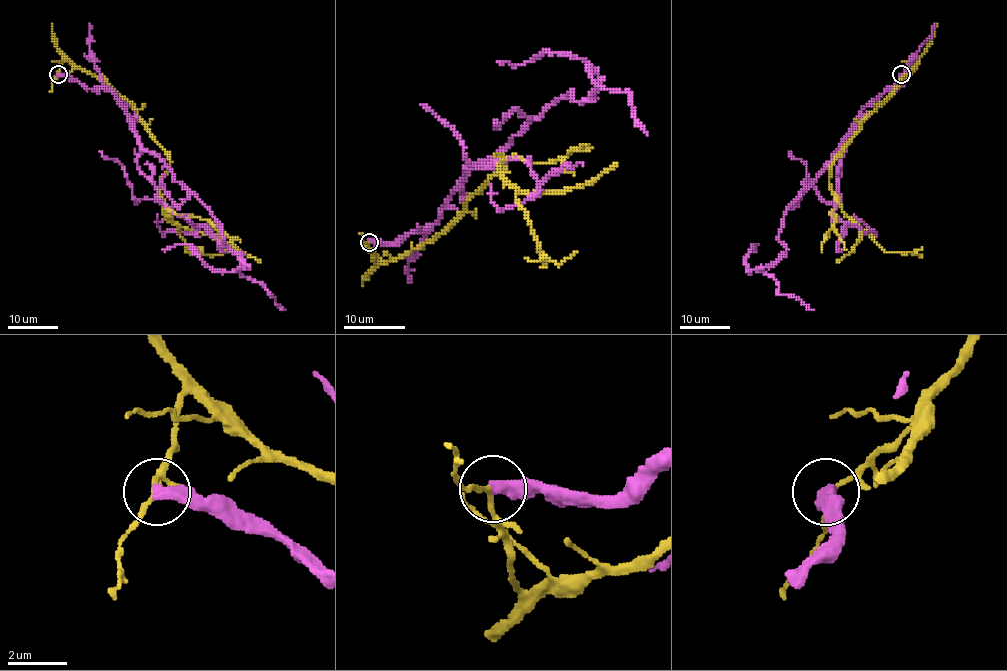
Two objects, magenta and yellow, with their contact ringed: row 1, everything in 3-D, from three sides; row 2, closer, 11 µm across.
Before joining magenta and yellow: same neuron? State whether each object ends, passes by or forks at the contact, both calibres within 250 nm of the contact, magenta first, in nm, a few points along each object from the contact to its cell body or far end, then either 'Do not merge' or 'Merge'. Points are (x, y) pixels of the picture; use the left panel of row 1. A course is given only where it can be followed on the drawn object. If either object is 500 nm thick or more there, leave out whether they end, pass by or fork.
At the ring magenta ends. At the ring yellow passes by. Thickness 440 nm (magenta) against 150 nm. Course of magenta: (57, 74), (114, 94), (138, 142), (210, 211), (222, 239), (246, 266), (218, 271), (188, 245), (163, 250). Course of yellow: (57, 74), (67, 58), (114, 88), (168, 157), (160, 181), (163, 212), (178, 226), (189, 251), (227, 252). Do not merge

